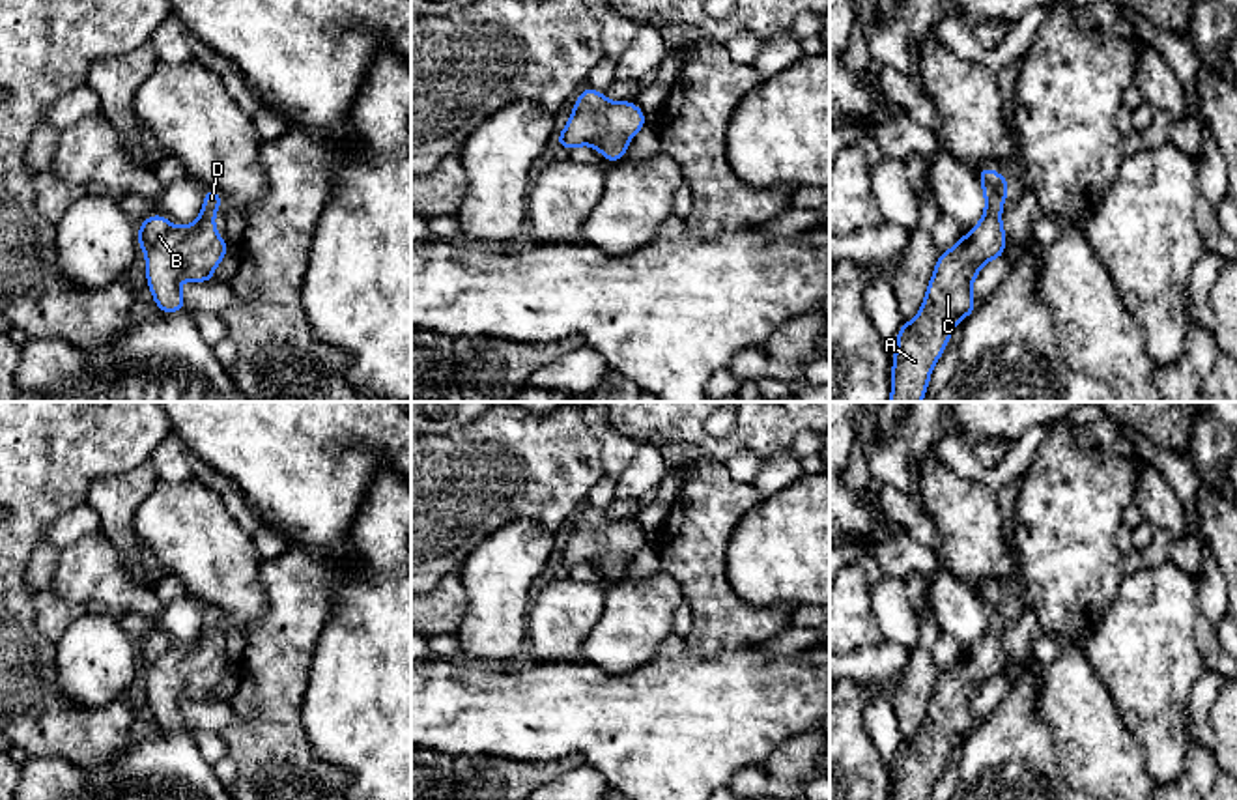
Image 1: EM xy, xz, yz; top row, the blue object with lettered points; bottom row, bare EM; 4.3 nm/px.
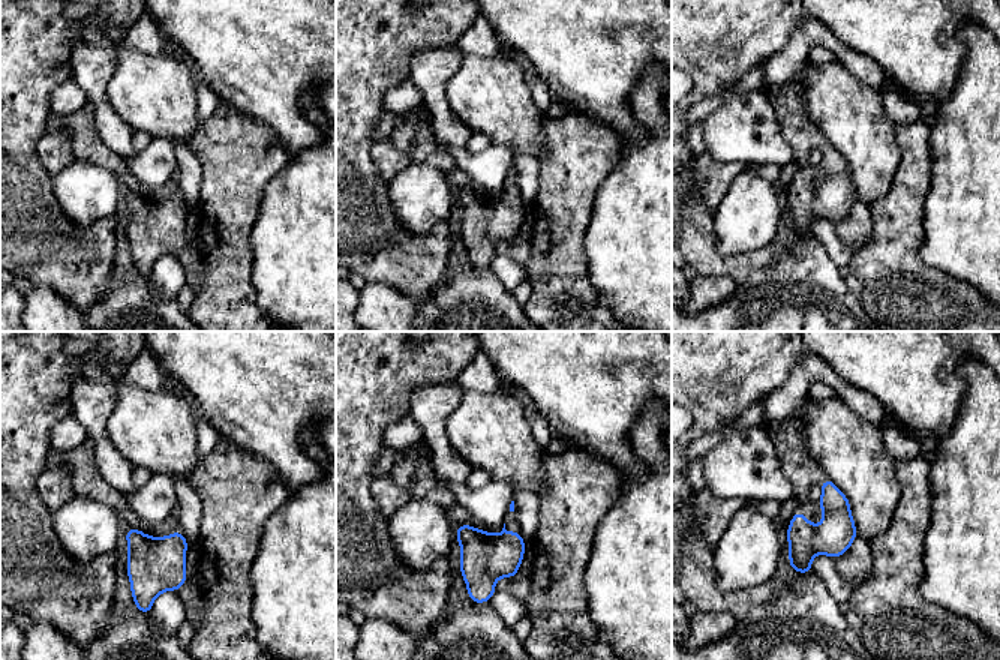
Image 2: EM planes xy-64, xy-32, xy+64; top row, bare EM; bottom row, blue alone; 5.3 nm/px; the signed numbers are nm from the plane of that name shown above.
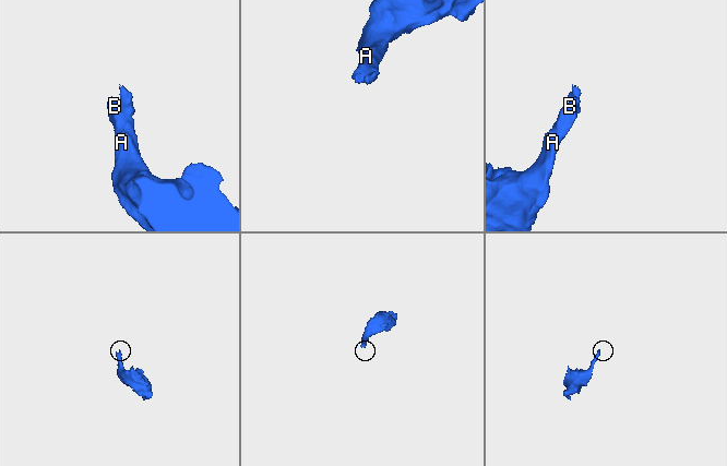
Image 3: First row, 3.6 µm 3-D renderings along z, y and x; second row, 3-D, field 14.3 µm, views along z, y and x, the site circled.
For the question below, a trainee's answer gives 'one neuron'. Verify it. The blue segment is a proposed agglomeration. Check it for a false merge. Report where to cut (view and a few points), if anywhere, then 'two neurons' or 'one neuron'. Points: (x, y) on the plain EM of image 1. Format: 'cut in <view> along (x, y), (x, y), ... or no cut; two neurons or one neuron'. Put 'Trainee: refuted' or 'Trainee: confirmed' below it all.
no cut; one neuron
Trainee: confirmed

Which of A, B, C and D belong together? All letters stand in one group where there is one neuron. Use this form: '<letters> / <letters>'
A B C D

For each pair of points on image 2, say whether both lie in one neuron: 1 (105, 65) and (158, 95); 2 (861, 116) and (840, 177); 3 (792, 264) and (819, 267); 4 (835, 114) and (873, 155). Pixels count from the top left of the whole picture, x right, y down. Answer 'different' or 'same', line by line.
1: different
2: different
3: same
4: same

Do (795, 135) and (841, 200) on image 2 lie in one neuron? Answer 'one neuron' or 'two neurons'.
one neuron

